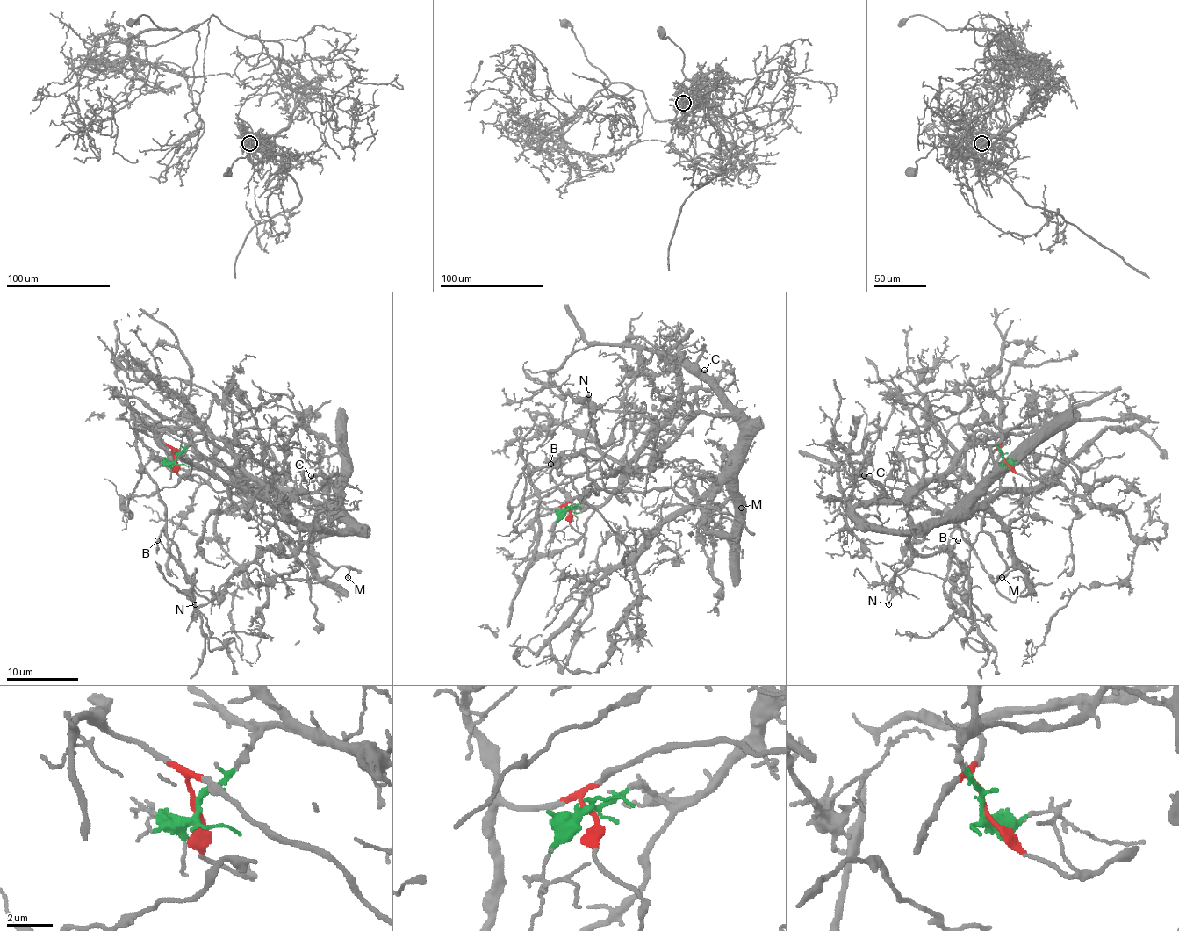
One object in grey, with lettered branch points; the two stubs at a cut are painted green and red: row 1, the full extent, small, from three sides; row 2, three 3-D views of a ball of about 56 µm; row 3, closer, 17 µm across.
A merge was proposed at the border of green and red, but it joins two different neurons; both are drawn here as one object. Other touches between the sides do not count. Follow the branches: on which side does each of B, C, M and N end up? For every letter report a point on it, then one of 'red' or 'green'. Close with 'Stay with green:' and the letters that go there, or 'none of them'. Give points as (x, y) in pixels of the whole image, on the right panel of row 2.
B: at (958, 540); red
C: at (864, 475); green
M: at (1002, 577); red
N: at (888, 604); red
Stay with green: C

